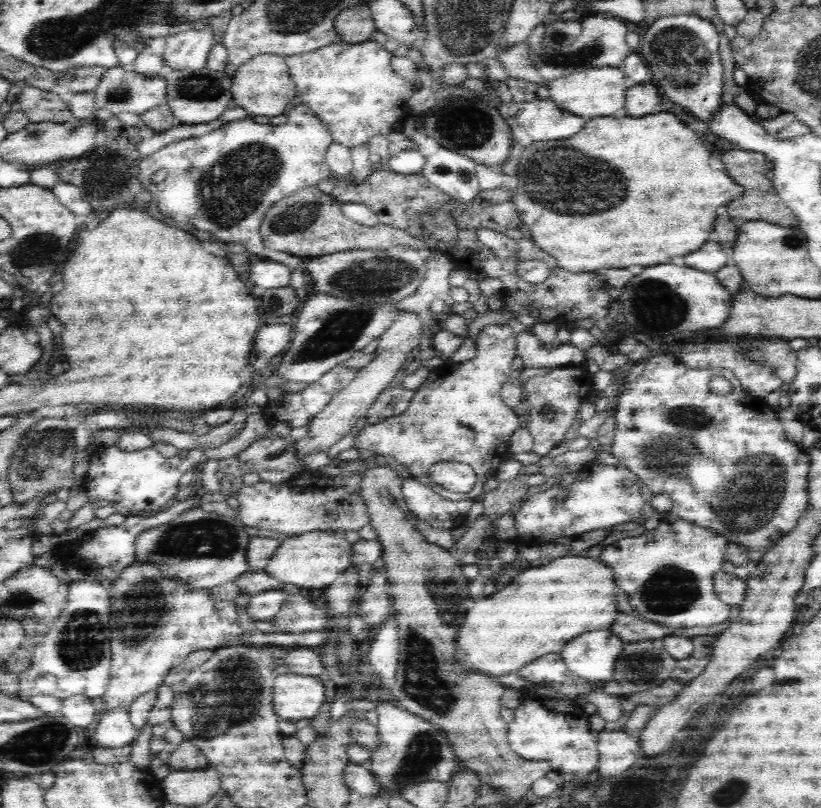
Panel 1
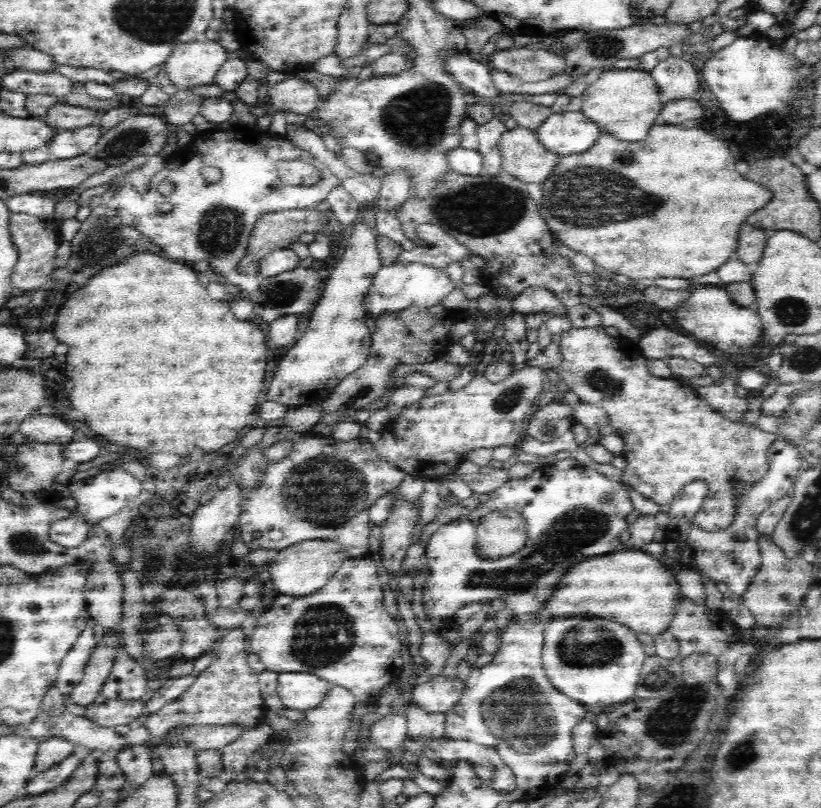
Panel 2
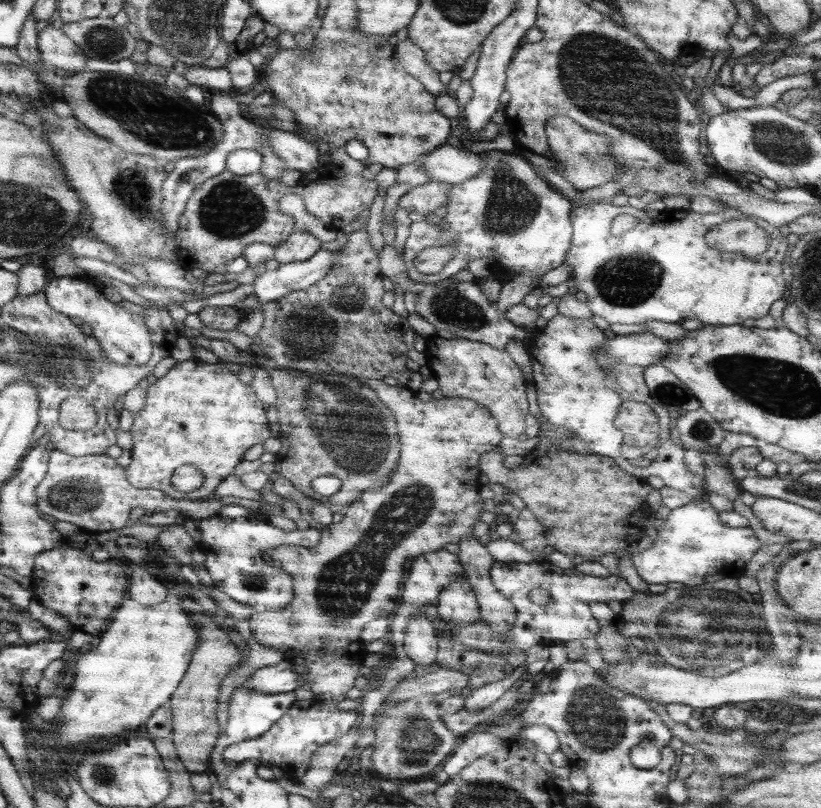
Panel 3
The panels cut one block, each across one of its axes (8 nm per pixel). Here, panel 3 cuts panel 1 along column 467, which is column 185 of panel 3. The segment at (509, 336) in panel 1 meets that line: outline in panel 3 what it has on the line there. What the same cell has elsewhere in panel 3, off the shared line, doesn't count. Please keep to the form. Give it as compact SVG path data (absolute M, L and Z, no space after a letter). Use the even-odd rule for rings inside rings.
M191 358L175 363L161 378L149 384L145 396L145 404L133 415L130 434L130 464L124 468L125 479L134 488L159 490L165 496L174 499L204 499L213 497L215 487L234 471L237 462L247 448L255 444L263 444L270 437L264 407L254 396L251 386L240 383L236 374L216 364L204 364ZM189 464L201 472L203 483L193 492L177 492L170 484L170 477L175 468Z

